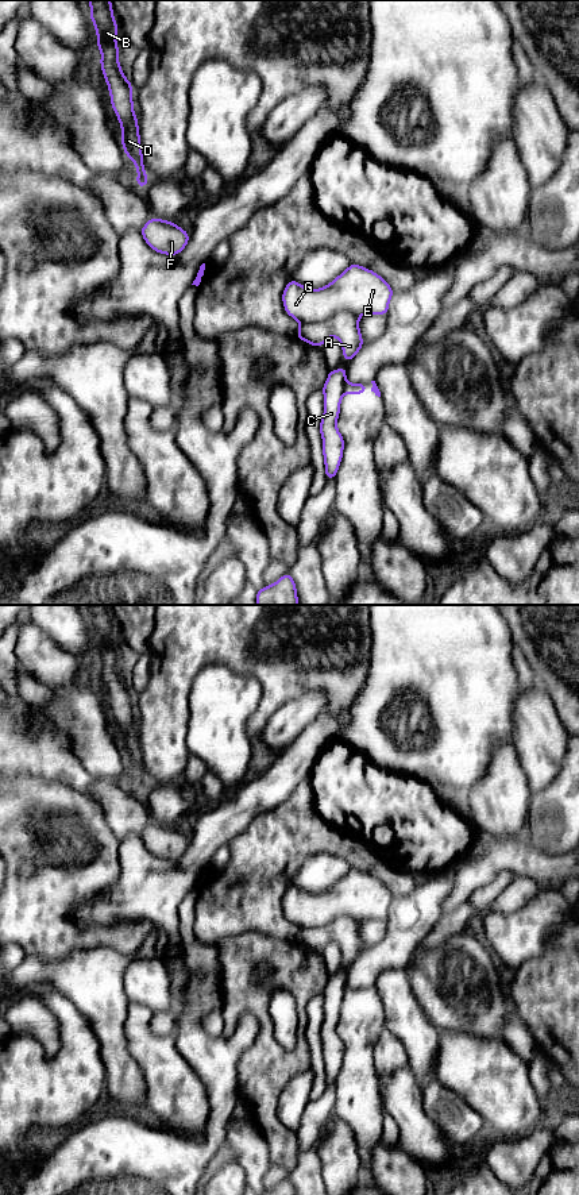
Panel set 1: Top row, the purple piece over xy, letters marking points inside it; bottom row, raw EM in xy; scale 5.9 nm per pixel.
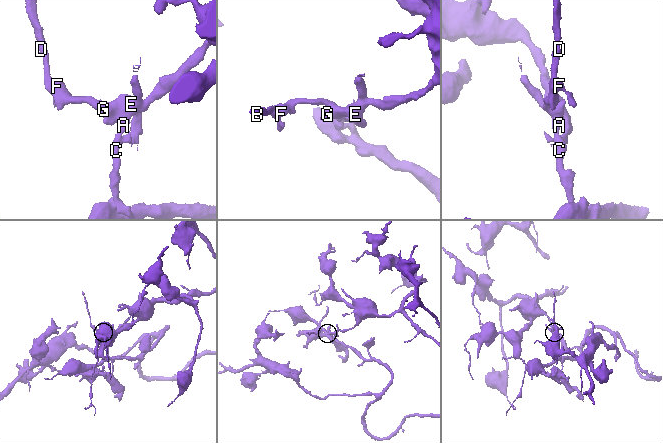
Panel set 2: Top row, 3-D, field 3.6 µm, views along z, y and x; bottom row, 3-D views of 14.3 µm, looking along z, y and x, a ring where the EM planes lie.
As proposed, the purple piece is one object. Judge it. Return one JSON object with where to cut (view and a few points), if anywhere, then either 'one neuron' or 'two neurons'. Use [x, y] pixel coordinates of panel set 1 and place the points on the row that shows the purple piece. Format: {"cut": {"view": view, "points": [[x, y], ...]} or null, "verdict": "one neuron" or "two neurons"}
{"cut": {"view": "xy", "points": [[359, 313], [339, 311], [317, 323], [301, 323]]}, "verdict": "two neurons"}

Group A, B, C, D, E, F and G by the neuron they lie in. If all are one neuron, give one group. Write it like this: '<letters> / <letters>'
A C / B D E F G

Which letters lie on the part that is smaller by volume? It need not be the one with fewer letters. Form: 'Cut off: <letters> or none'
Cut off: A, C

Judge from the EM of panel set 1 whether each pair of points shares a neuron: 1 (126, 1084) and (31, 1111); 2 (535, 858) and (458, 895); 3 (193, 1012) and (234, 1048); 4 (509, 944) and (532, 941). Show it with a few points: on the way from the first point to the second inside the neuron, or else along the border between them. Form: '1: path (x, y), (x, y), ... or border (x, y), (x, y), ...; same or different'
1: border (101, 1060), (105, 1091); different
2: path (516, 858), (494, 858), (475, 877); same
3: path (193, 1026), (212, 1048), (219, 1048); same
4: path (514, 941), (527, 941); same

